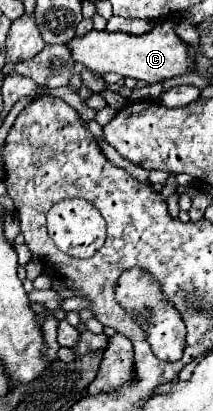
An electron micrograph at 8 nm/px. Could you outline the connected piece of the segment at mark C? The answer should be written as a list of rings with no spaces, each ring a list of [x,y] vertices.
[[[163,20],[153,26],[151,32],[133,36],[123,32],[97,32],[91,30],[79,38],[73,38],[67,42],[67,48],[71,50],[71,56],[77,64],[83,64],[91,72],[103,76],[107,72],[117,72],[123,78],[135,78],[145,80],[147,84],[163,82],[167,78],[187,74],[191,68],[191,60],[187,58],[187,44],[177,38],[173,30],[175,22]]]

